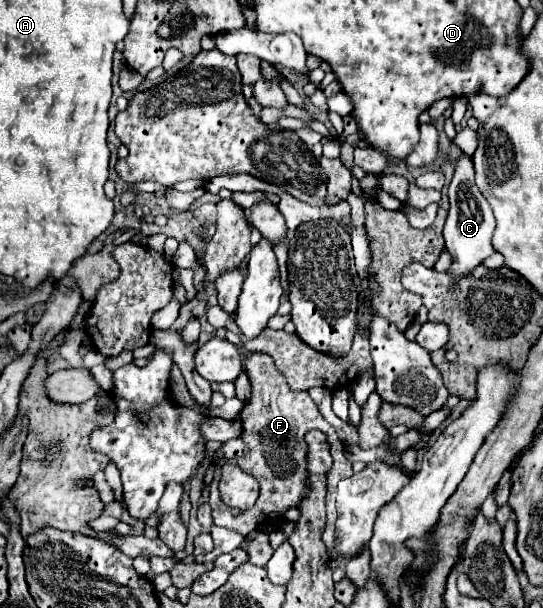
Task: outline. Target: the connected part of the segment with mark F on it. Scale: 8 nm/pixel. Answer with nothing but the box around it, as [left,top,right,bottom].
[208,352,352,544]

